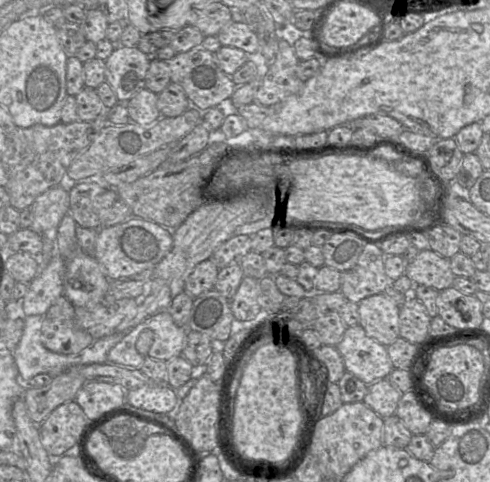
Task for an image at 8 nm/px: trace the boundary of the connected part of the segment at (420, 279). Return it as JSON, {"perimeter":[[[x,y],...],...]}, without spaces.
{"perimeter":[[[431,249],[420,251],[407,265],[405,274],[414,285],[424,285],[439,292],[451,287],[455,278],[449,259]]]}

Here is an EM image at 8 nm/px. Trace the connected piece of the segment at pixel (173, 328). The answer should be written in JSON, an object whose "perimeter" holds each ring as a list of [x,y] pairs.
{"perimeter":[[[167,310],[160,311],[126,332],[122,340],[109,351],[107,363],[141,368],[147,358],[170,361],[182,355],[186,340],[186,328],[178,326]]]}

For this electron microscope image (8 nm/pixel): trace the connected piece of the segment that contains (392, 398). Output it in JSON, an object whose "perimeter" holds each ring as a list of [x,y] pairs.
{"perimeter":[[[380,379],[367,385],[363,403],[385,419],[395,415],[401,395],[389,379]]]}

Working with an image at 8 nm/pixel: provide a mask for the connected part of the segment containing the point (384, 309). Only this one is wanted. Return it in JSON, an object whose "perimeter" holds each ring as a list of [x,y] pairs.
{"perimeter":[[[385,294],[358,303],[359,325],[378,343],[389,346],[399,338],[399,305]]]}

